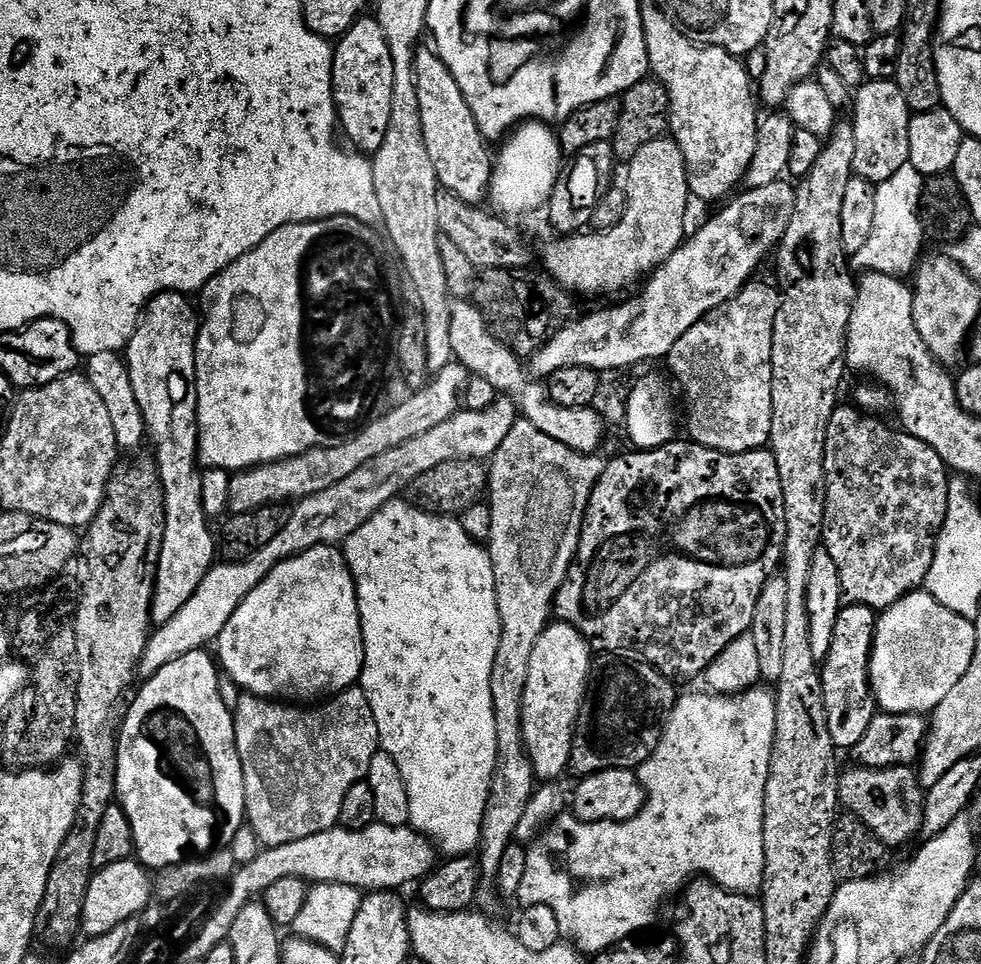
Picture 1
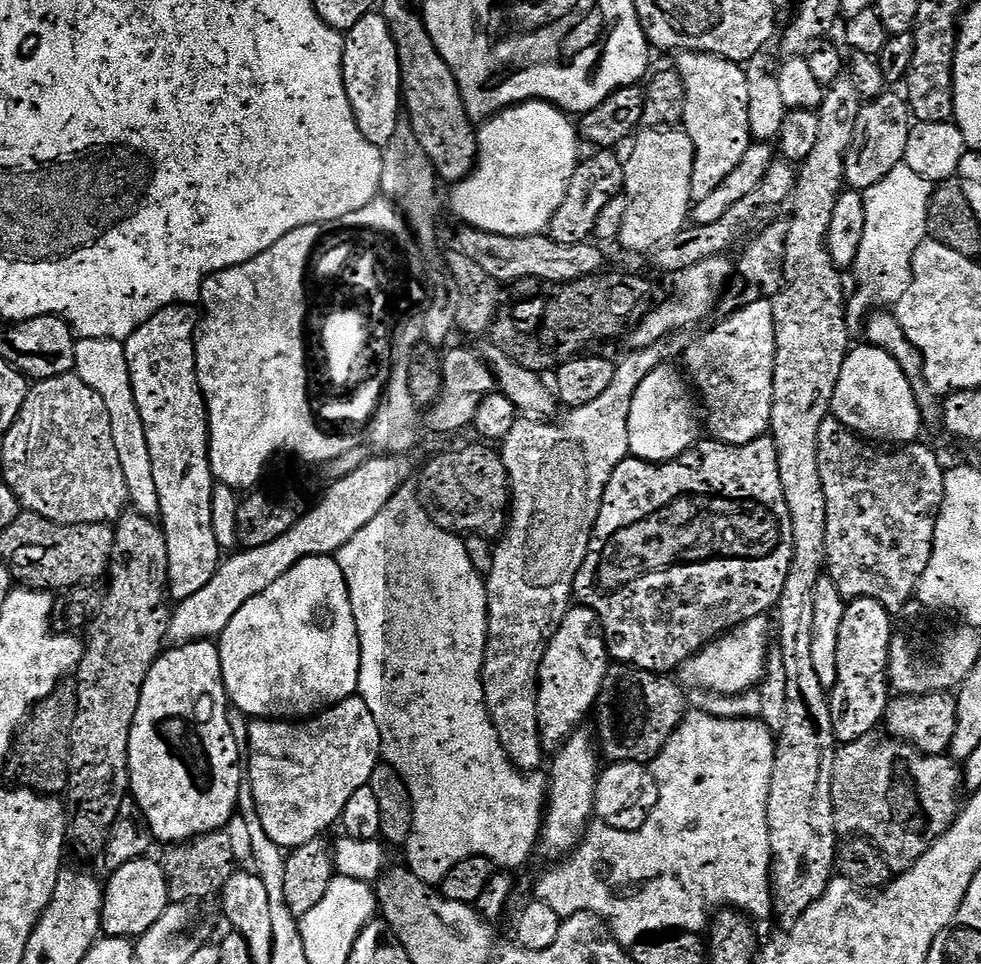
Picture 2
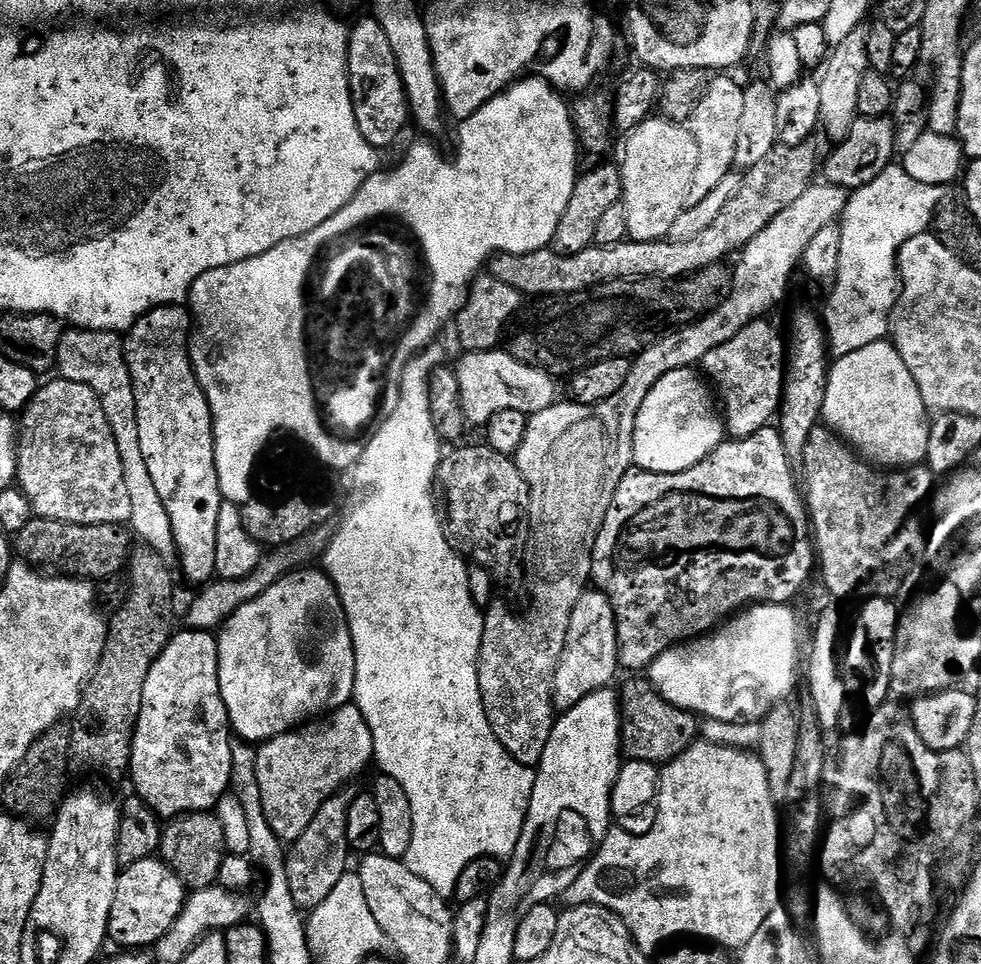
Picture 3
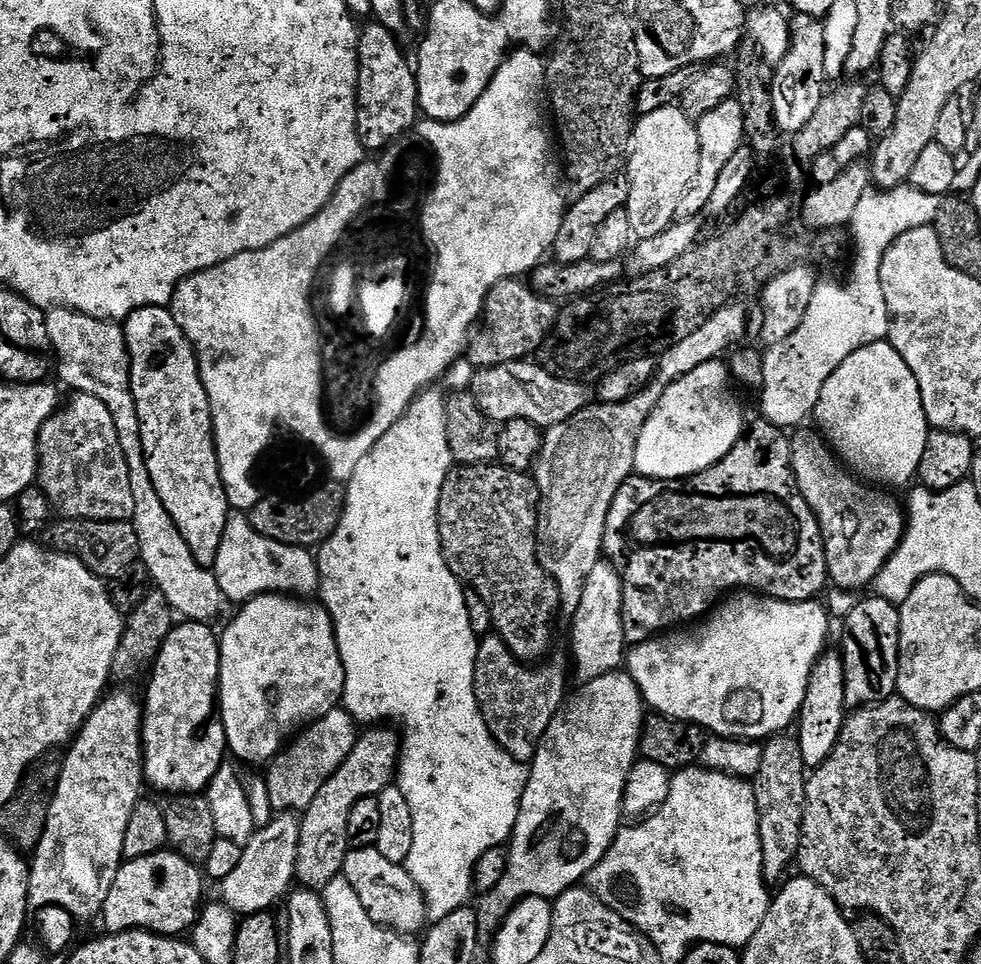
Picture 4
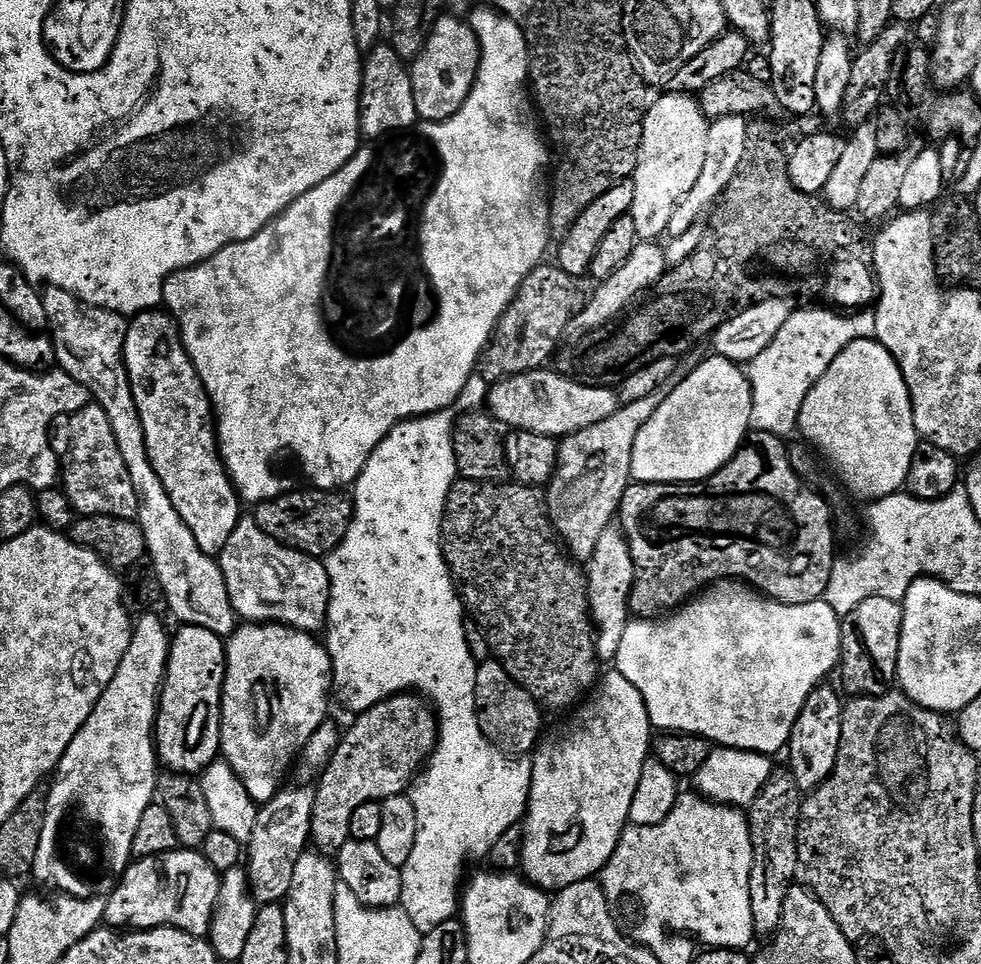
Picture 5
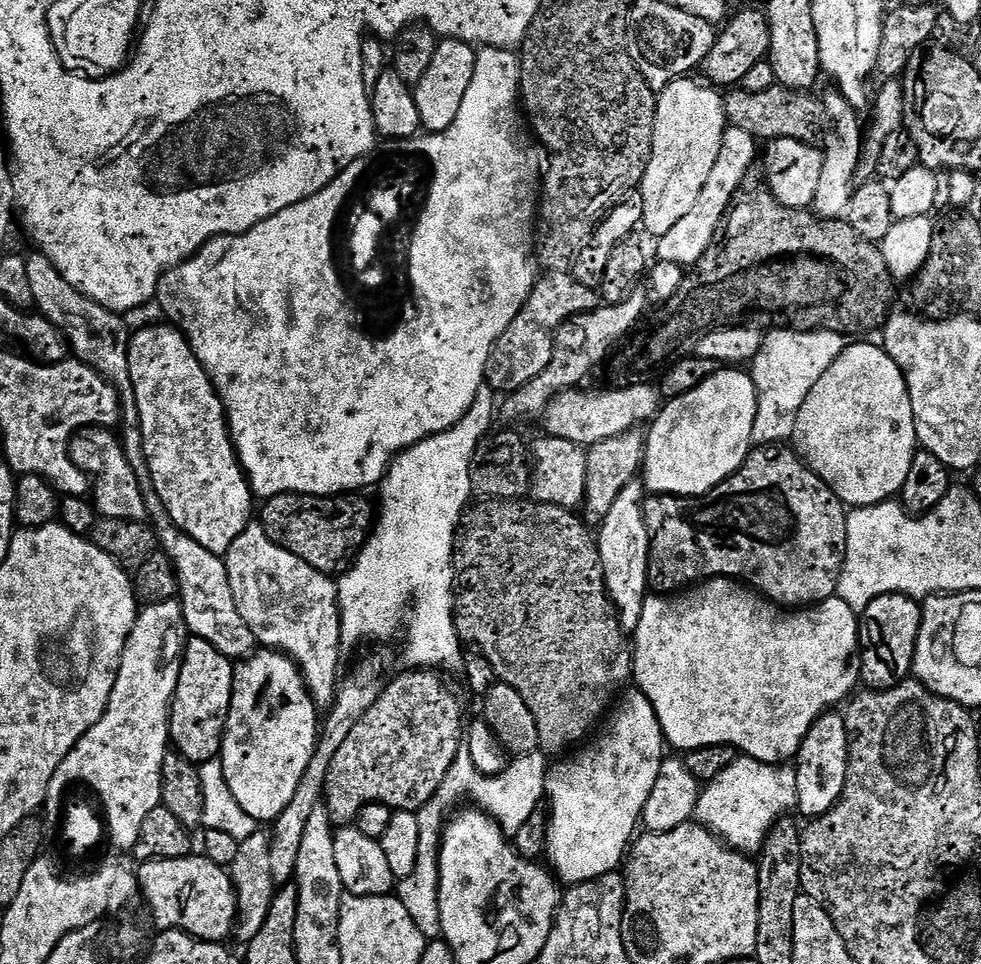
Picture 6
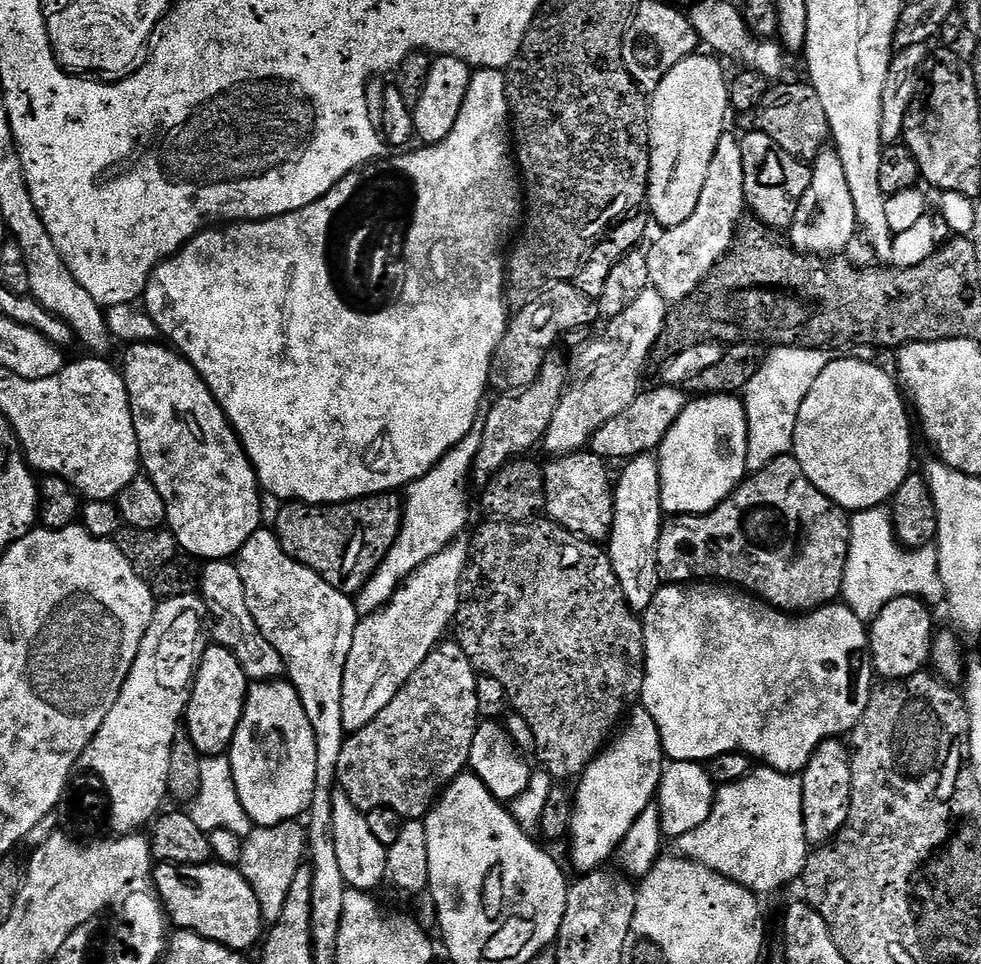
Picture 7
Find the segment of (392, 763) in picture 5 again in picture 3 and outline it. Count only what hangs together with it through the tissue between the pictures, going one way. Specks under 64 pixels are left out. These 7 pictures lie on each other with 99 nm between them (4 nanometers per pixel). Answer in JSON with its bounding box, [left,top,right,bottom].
[286,790,353,910]

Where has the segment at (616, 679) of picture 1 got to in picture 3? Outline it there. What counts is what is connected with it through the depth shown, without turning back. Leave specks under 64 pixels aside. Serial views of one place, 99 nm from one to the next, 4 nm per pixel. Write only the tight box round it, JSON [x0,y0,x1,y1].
[618,679,697,766]

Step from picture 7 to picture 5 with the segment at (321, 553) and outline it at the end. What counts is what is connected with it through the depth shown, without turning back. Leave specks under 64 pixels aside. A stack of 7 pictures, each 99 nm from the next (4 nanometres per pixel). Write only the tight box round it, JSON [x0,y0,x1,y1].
[254,491,353,558]

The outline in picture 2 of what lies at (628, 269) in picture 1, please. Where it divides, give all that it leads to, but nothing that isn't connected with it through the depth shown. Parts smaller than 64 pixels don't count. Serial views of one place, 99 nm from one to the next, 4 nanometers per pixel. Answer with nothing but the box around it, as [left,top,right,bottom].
[618,130,695,253]

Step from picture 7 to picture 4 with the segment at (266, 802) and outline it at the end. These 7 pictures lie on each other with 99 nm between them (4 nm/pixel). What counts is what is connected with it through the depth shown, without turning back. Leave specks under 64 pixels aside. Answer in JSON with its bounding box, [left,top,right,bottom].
[218,594,346,766]

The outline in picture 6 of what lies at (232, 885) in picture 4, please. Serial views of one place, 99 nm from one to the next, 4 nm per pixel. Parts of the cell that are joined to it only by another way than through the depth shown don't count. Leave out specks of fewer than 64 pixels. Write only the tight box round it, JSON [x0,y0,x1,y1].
[269,658,382,886]

